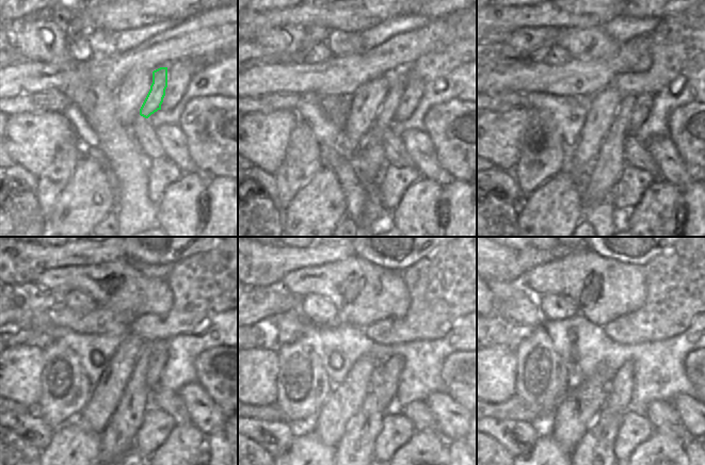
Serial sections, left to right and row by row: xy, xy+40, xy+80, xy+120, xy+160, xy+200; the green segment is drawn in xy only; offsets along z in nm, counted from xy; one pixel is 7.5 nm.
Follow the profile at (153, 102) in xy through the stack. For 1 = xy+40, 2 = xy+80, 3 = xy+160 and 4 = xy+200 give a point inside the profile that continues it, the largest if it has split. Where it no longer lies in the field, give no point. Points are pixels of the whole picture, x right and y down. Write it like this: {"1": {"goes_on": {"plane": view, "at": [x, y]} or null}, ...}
{"1": {"goes_on": {"plane": "xy+40", "at": [372, 160]}}, "2": {"goes_on": {"plane": "xy+80", "at": [605, 172]}}, "3": {"goes_on": {"plane": "xy+160", "at": [355, 451]}}, "4": {"goes_on": {"plane": "xy+200", "at": [594, 452]}}}

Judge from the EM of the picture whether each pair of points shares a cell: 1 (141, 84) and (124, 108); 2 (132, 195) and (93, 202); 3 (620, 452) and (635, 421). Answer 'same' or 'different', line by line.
1: same
2: different
3: same

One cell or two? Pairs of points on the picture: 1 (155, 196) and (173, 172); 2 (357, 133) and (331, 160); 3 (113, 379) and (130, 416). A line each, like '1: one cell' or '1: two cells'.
1: one cell
2: two cells
3: two cells

